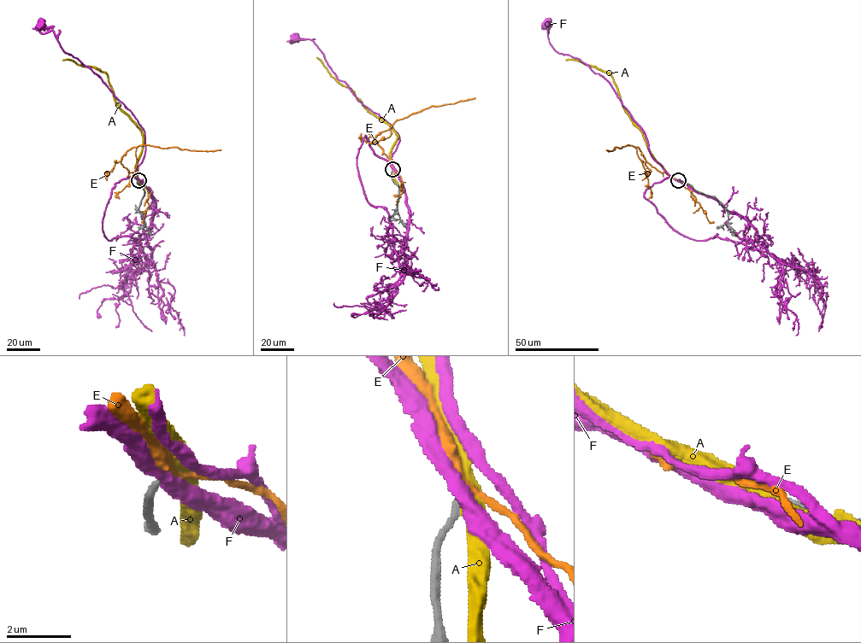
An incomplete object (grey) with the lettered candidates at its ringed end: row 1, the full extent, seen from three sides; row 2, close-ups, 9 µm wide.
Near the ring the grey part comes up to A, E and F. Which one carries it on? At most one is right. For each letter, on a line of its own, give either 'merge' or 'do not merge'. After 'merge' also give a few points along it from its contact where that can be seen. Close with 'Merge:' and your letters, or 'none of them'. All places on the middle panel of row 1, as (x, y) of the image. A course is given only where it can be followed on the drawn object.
A: do not merge
E: merge | via (392, 169), (390, 160), (375, 140), (379, 133), (398, 119), (432, 106), (474, 98)
F: do not merge
Merge: E

